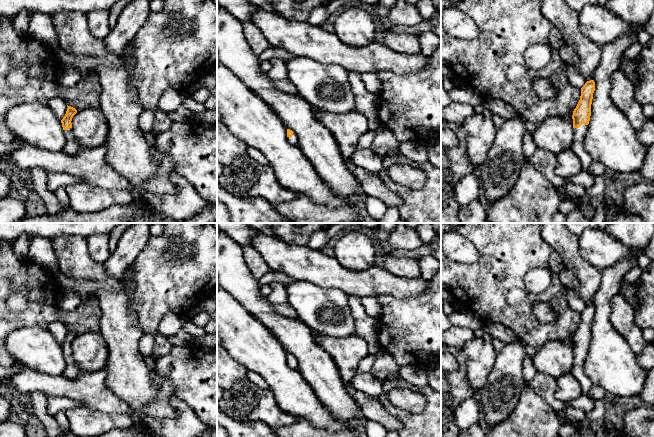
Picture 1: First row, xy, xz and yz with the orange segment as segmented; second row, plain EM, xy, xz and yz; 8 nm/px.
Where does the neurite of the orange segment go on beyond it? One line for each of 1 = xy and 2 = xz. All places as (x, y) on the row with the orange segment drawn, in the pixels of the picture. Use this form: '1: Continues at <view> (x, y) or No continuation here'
1: Continues at xy (72, 147)
2: Continues at xz (293, 140)

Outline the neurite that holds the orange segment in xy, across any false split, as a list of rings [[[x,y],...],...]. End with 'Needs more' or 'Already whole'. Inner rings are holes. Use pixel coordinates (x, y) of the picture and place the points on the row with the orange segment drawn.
[[[67,105],[67,111],[63,119],[61,120],[63,131],[67,140],[63,151],[68,155],[76,155],[82,150],[81,146],[76,142],[75,137],[72,133],[72,118],[77,113],[77,110]]]. Needs more

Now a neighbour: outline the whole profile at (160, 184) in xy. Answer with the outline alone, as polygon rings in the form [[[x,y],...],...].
[[[151,131],[146,133],[145,138],[150,145],[150,154],[152,158],[158,163],[160,171],[157,176],[150,178],[144,183],[144,189],[157,194],[175,193],[176,187],[169,179],[169,174],[172,171],[176,171],[173,159],[168,155],[160,153],[154,147],[156,135],[154,135]]]

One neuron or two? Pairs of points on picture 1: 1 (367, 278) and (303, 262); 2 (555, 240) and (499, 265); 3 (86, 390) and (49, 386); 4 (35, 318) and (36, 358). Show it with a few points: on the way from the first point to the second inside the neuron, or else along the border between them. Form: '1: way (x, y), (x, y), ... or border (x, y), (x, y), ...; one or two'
1: way (351, 278), (339, 278), (319, 269); one
2: border (540, 233), (540, 236), (552, 248); two
3: way (77, 389), (58, 386); one
4: border (47, 328), (19, 327), (12, 332); two

